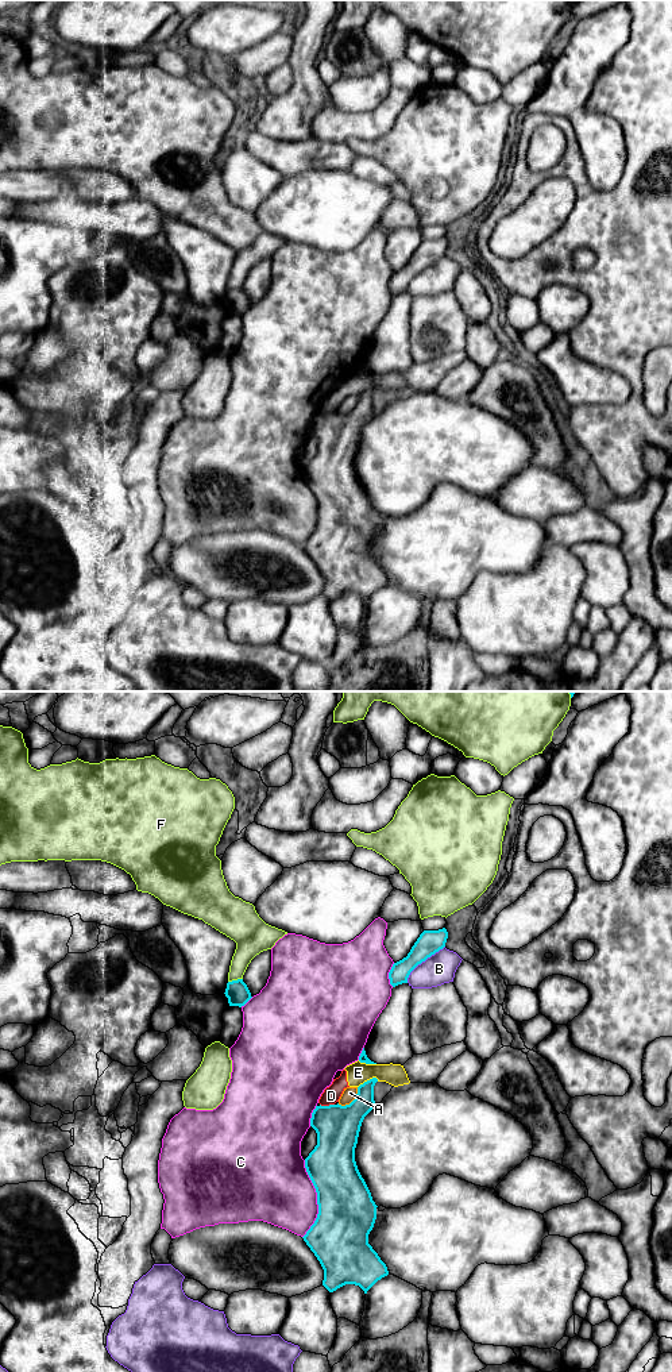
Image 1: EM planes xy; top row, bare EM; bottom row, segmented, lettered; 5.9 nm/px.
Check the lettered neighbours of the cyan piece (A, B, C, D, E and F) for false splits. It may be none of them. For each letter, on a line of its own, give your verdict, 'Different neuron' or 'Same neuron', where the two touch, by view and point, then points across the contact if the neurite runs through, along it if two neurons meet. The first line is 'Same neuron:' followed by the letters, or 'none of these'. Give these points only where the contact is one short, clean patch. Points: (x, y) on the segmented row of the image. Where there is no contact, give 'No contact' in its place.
Same neuron: none of these
A: Different neuron. Touches cyan at xy (352, 1101)
B: Different neuron. Touches cyan at xy (423, 960)
C: Different neuron. Touches cyan at xy (317, 1199)
D: Different neuron. Touches cyan at xy (327, 1106). Boundary: xy (320, 1103), (333, 1105)
E: Different neuron. Touches cyan at xy (367, 1080). Boundary: xy (378, 1079), (370, 1078), (358, 1087)
F: Different neuron. Touches cyan at xy (235, 981)

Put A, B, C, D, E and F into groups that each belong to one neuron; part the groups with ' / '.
A / B / C / D E / F

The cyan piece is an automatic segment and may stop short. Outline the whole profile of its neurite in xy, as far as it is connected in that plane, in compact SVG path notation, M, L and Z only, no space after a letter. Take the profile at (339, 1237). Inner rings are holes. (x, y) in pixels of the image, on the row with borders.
M372 1078L360 1084L349 1105L316 1106L310 1118L310 1126L317 1133L317 1145L305 1159L305 1168L317 1192L318 1214L302 1238L320 1261L324 1269L323 1286L329 1292L345 1284L355 1284L367 1294L378 1280L389 1275L386 1264L368 1244L378 1206L355 1161L362 1122L375 1106L376 1082L378 1079Z

